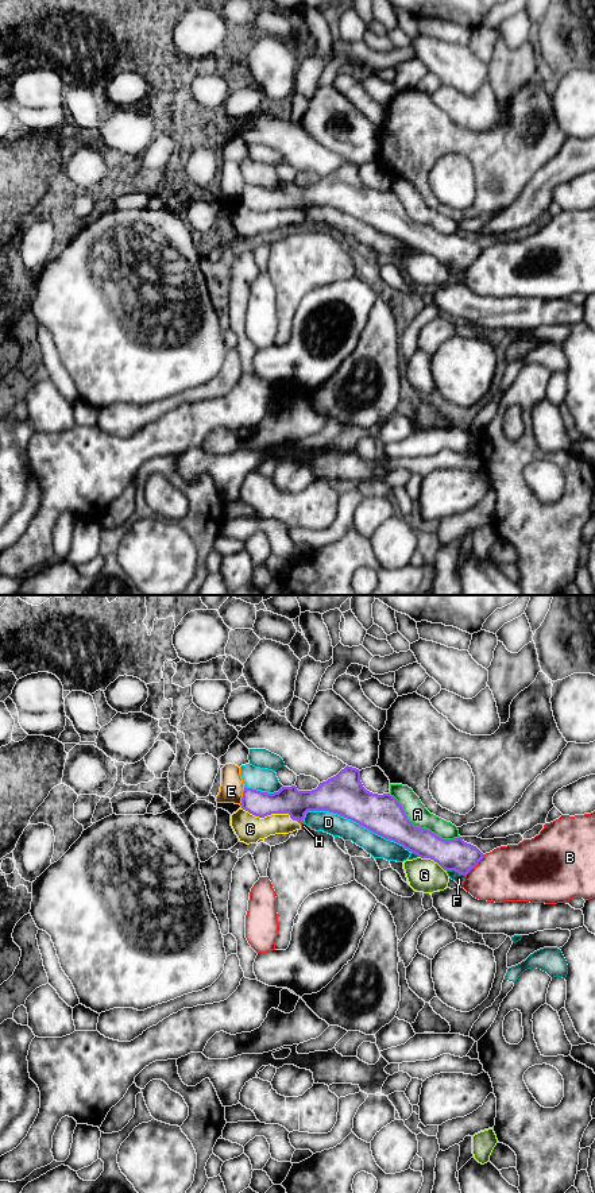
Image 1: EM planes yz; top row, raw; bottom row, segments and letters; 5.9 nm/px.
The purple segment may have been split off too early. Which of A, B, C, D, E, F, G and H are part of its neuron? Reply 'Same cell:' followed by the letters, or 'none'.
Same cell: none

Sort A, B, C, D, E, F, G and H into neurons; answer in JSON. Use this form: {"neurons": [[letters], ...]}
{"neurons": [["A"], ["B"], ["C", "H"], ["D"], ["E"], ["F"], ["G"]]}

